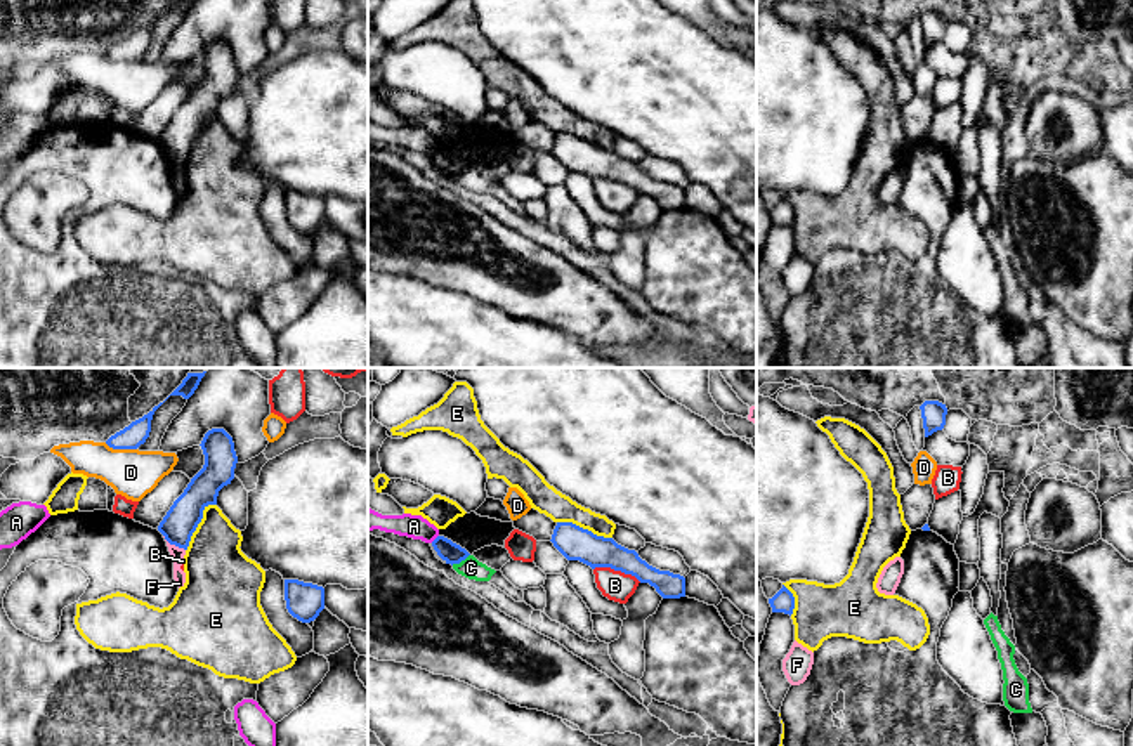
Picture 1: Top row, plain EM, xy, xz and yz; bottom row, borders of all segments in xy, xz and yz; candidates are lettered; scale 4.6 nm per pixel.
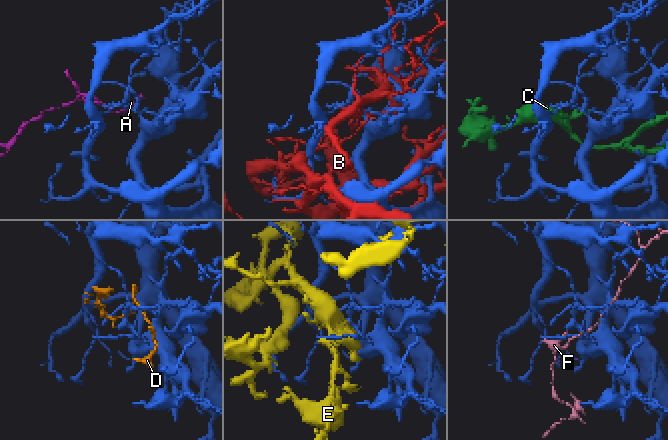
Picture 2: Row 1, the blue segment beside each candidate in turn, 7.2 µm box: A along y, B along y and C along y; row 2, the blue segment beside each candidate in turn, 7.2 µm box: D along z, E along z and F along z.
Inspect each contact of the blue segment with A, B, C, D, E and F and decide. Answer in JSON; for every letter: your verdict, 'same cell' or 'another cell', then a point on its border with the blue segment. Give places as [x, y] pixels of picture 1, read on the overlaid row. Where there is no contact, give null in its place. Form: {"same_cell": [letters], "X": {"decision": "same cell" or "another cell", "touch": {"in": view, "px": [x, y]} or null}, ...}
{"same_cell": ["F"], "A": {"decision": "another cell", "touch": {"in": "xz", "px": [436, 538]}}, "B": {"decision": "another cell", "touch": {"in": "xz", "px": [618, 569]}}, "C": {"decision": "another cell", "touch": {"in": "xz", "px": [460, 561]}}, "D": {"decision": "another cell", "touch": {"in": "xy", "px": [120, 448]}}, "E": {"decision": "another cell", "touch": {"in": "xy", "px": [198, 523]}}, "F": {"decision": "same cell", "touch": {"in": "xy", "px": [174, 543]}}}

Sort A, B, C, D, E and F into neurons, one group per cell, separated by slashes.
A / B / C / D / E / F

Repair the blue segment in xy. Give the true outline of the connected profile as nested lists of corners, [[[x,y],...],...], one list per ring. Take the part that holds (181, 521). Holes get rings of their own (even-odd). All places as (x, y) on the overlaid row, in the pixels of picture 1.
[[[212,429],[201,441],[203,468],[191,479],[184,493],[174,501],[158,526],[174,560],[174,579],[184,586],[186,573],[180,569],[191,536],[203,519],[208,505],[217,505],[219,491],[231,484],[238,456],[232,437],[224,429]]]

